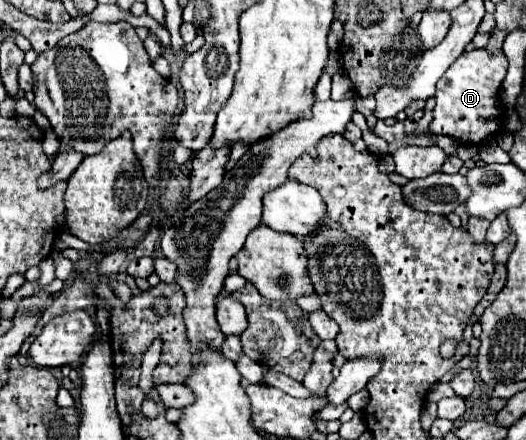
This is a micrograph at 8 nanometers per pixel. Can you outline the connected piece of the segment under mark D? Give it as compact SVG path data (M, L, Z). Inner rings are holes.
M486 49L464 51L450 69L438 81L438 91L434 95L434 119L430 131L438 135L456 137L462 143L480 143L504 131L502 127L502 109L498 105L498 91L504 81L508 61L502 51L490 55Z

